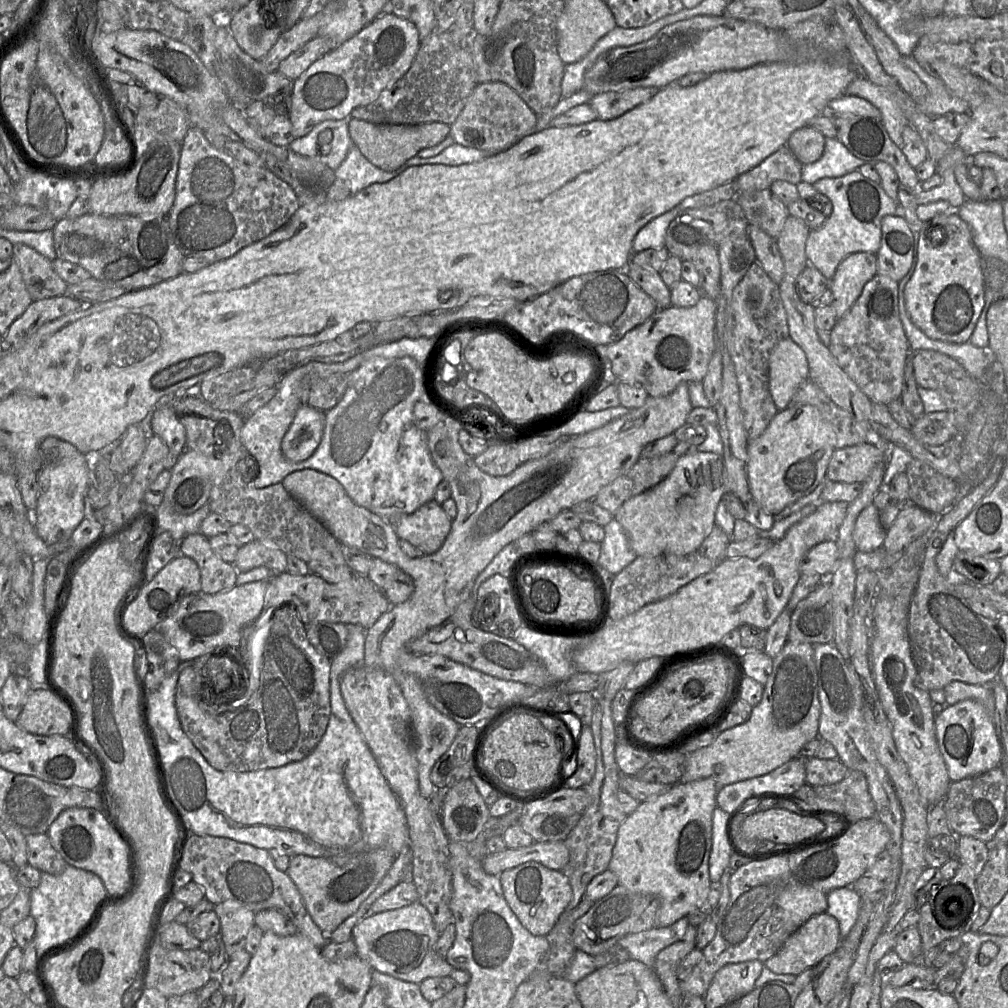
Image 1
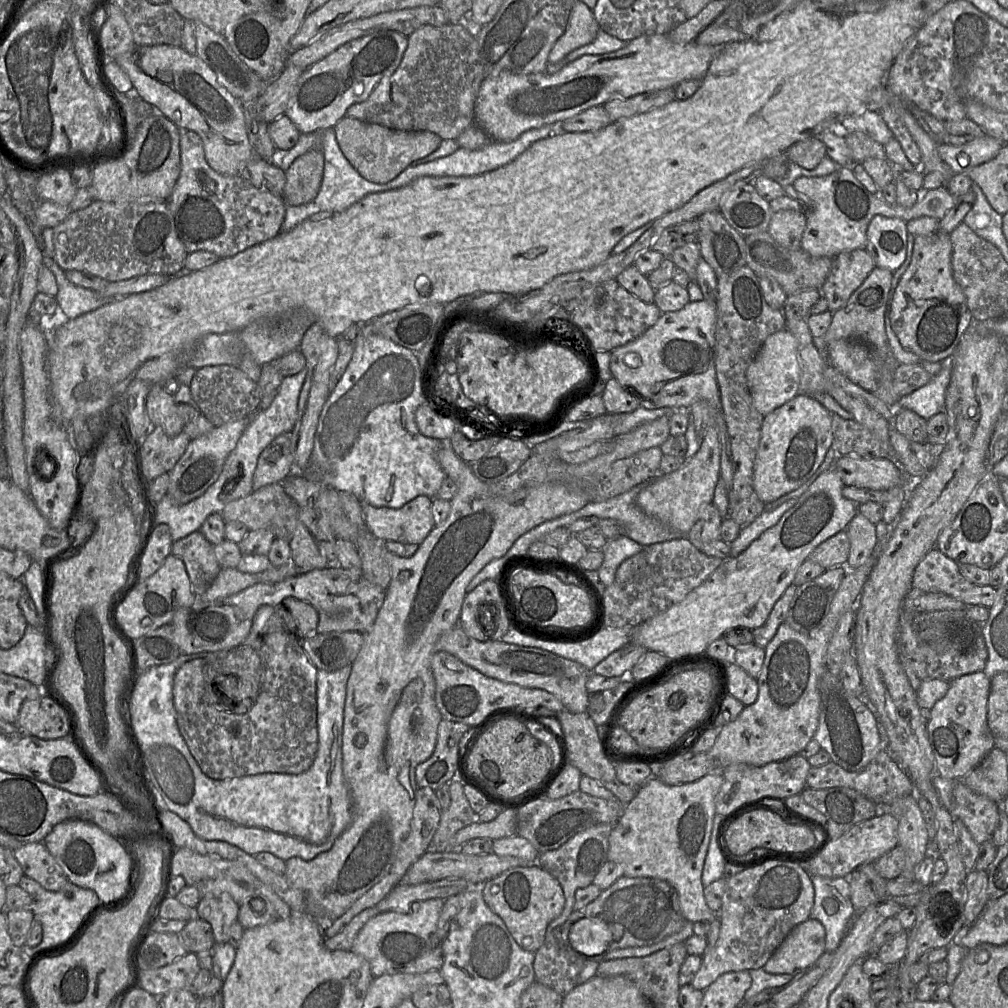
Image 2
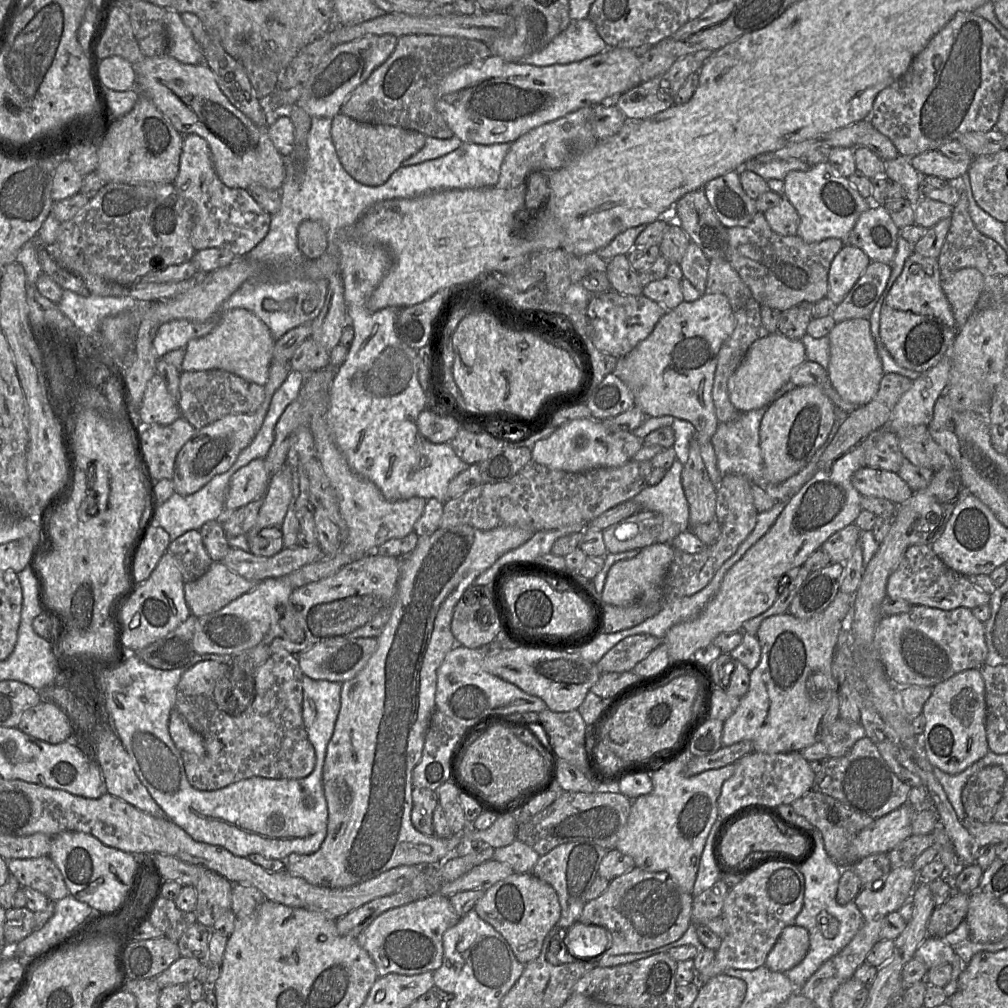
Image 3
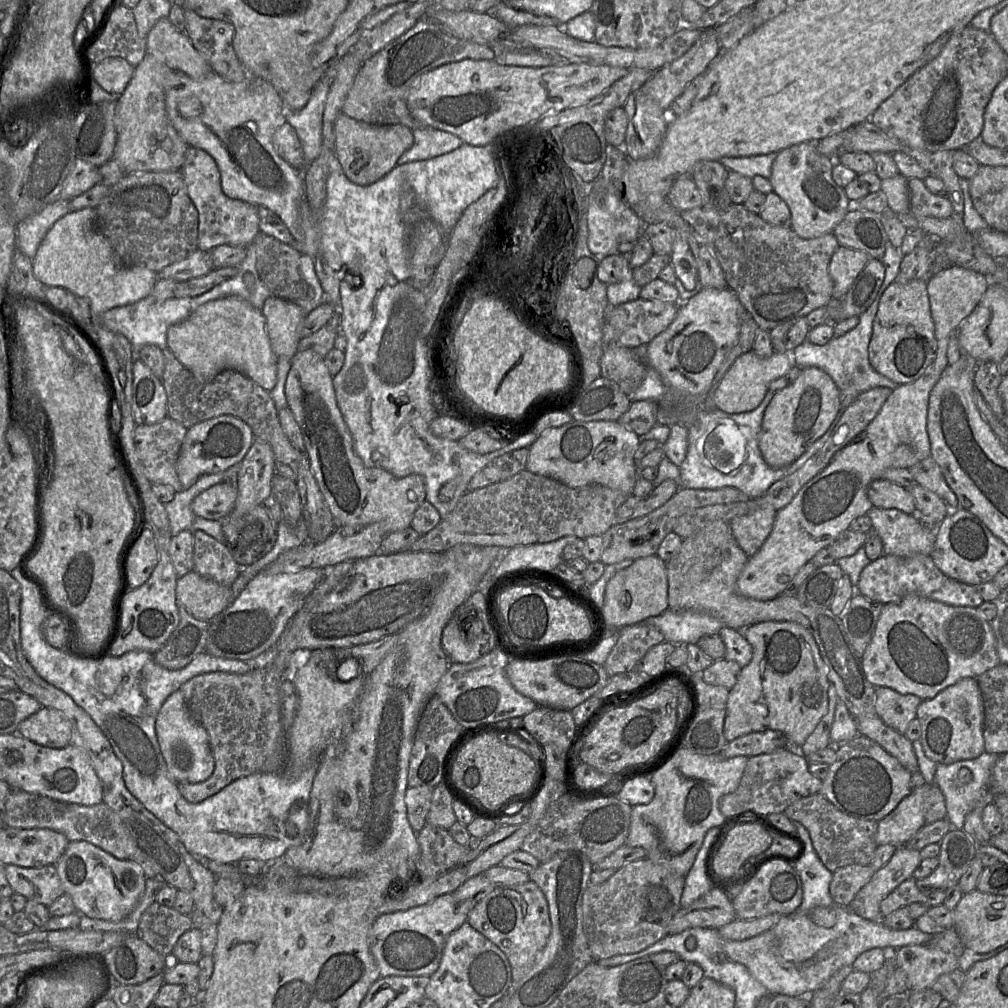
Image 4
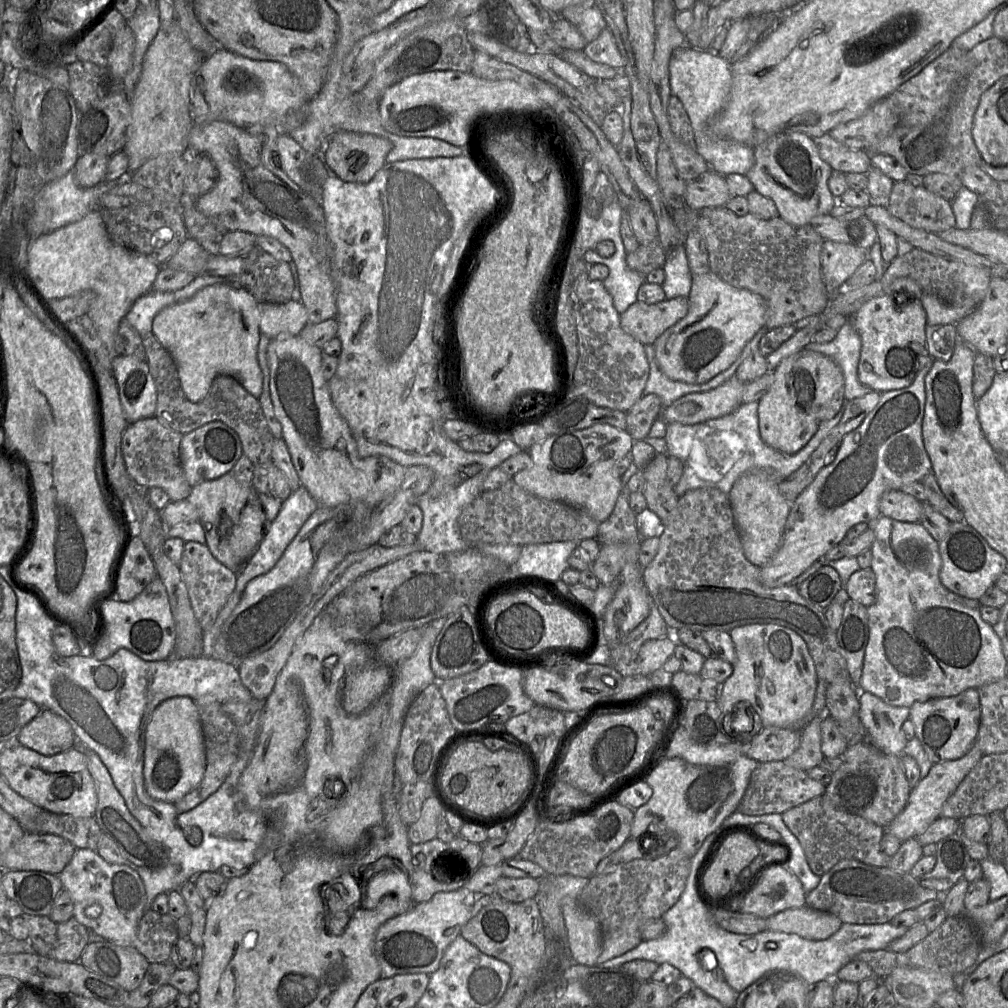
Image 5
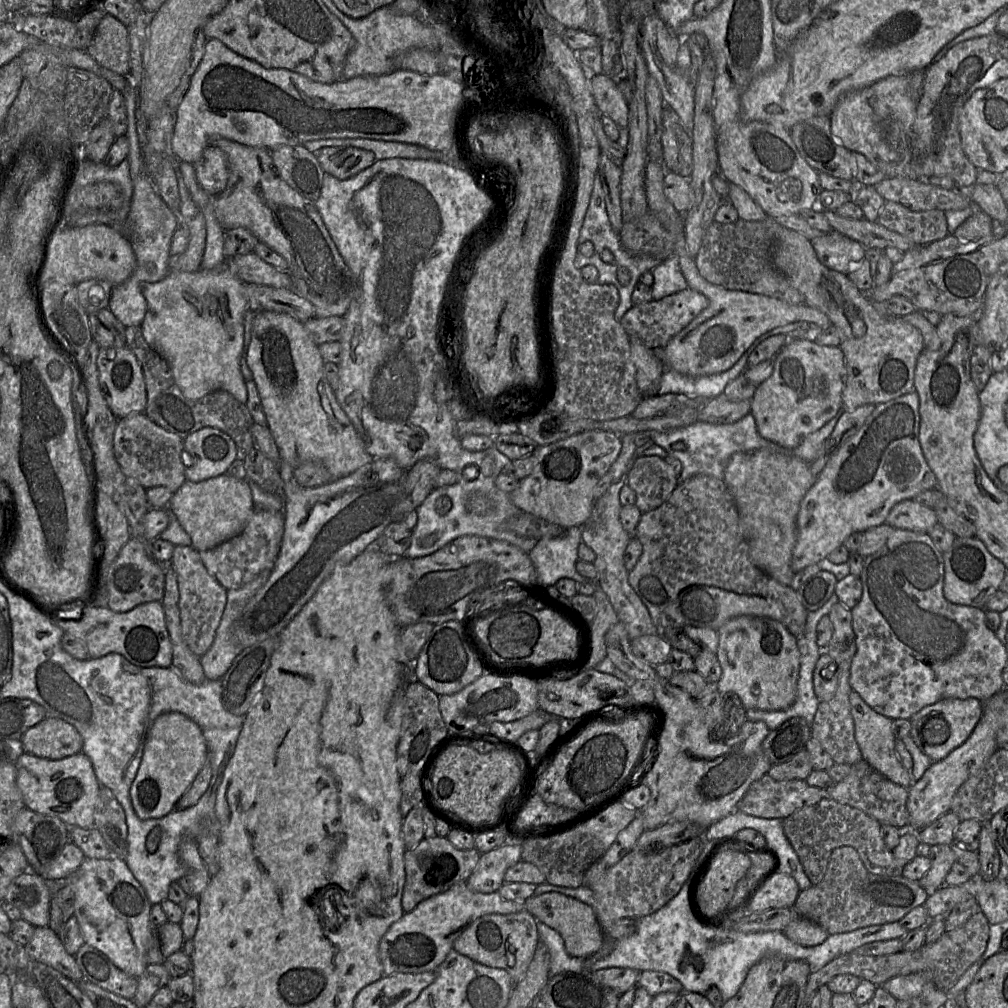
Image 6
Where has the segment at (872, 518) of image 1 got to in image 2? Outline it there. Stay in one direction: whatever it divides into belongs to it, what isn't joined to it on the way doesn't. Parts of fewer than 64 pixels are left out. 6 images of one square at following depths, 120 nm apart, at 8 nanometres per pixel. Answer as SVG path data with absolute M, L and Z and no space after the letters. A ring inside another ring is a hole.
M858 513L846 527L850 550L846 568L854 570L867 562L877 549L876 525Z

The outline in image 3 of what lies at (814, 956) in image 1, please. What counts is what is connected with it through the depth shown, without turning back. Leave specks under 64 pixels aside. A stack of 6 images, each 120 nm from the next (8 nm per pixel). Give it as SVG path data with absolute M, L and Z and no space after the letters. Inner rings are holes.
M797 925L787 926L768 953L765 965L773 972L786 972L804 959L808 949L808 931Z

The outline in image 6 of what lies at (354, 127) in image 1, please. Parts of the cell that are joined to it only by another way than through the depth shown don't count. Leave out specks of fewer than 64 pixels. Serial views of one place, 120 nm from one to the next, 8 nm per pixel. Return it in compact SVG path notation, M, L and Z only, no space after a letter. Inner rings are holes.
M327 147L314 154L324 173L340 180L360 173L376 161L373 152L354 147Z

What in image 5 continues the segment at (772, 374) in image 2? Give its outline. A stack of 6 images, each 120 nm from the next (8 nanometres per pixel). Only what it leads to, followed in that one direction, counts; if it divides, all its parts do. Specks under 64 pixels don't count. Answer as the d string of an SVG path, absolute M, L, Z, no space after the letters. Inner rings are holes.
M735 376L720 386L701 393L690 393L662 409L660 418L667 424L694 425L734 412L742 404L745 384Z

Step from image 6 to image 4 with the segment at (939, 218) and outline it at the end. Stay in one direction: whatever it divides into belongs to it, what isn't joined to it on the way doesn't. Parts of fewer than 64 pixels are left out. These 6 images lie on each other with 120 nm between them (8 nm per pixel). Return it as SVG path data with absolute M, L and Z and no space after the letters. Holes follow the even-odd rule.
M908 179L909 214L920 222L926 217L948 218L952 214L952 204L948 197L931 193L923 180Z

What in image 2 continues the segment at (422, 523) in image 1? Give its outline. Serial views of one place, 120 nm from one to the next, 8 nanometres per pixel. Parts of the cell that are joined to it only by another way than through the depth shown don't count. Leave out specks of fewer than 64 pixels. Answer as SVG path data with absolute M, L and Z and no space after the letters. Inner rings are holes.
M420 495L403 507L374 507L362 503L368 530L383 541L420 545L435 527L431 497Z

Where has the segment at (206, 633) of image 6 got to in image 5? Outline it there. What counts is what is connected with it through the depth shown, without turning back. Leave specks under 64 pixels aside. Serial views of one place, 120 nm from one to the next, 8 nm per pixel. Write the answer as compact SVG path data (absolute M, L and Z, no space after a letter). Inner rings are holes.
M195 541L185 542L178 567L185 582L194 615L203 631L208 630L234 591L237 572L219 562L206 544Z

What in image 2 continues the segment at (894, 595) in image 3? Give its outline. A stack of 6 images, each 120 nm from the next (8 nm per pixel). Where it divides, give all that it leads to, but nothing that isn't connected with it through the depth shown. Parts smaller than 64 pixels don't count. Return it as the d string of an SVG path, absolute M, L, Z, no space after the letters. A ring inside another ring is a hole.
M932 548L917 565L912 590L924 593L942 593L951 596L967 606L993 606L997 600L997 588L980 586L969 582L960 572L958 564Z

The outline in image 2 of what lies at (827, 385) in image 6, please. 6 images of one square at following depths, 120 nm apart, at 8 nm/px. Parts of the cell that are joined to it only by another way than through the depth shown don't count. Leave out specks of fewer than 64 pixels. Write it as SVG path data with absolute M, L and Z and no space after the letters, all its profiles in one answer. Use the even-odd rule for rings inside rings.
M798 393L765 415L753 472L758 498L766 504L799 488L816 473L831 445L831 413L810 394Z

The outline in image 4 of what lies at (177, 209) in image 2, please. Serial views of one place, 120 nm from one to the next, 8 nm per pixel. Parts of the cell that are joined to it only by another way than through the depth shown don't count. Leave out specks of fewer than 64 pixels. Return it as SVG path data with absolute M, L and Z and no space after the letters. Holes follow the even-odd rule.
M189 146L181 172L188 196L198 211L198 249L211 251L223 244L247 247L260 232L258 209L223 193L220 172L214 158L201 148Z

